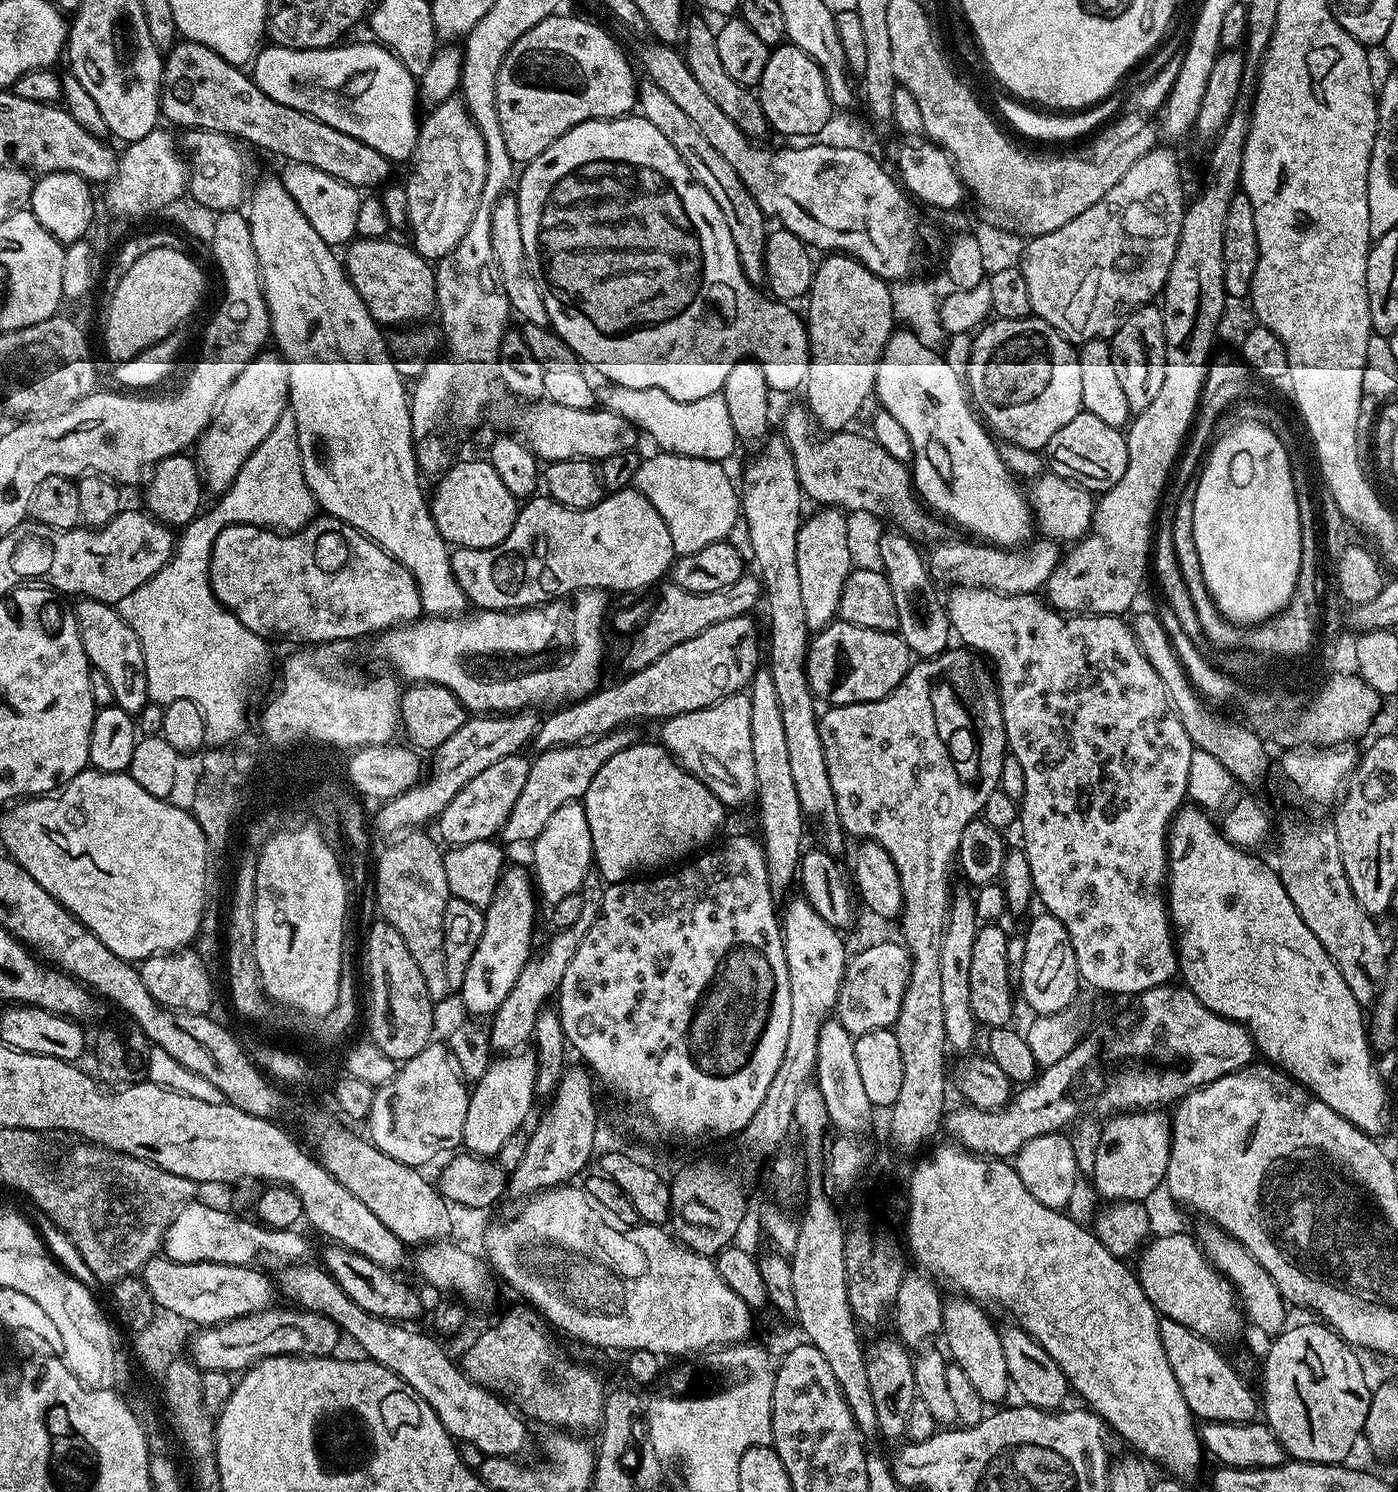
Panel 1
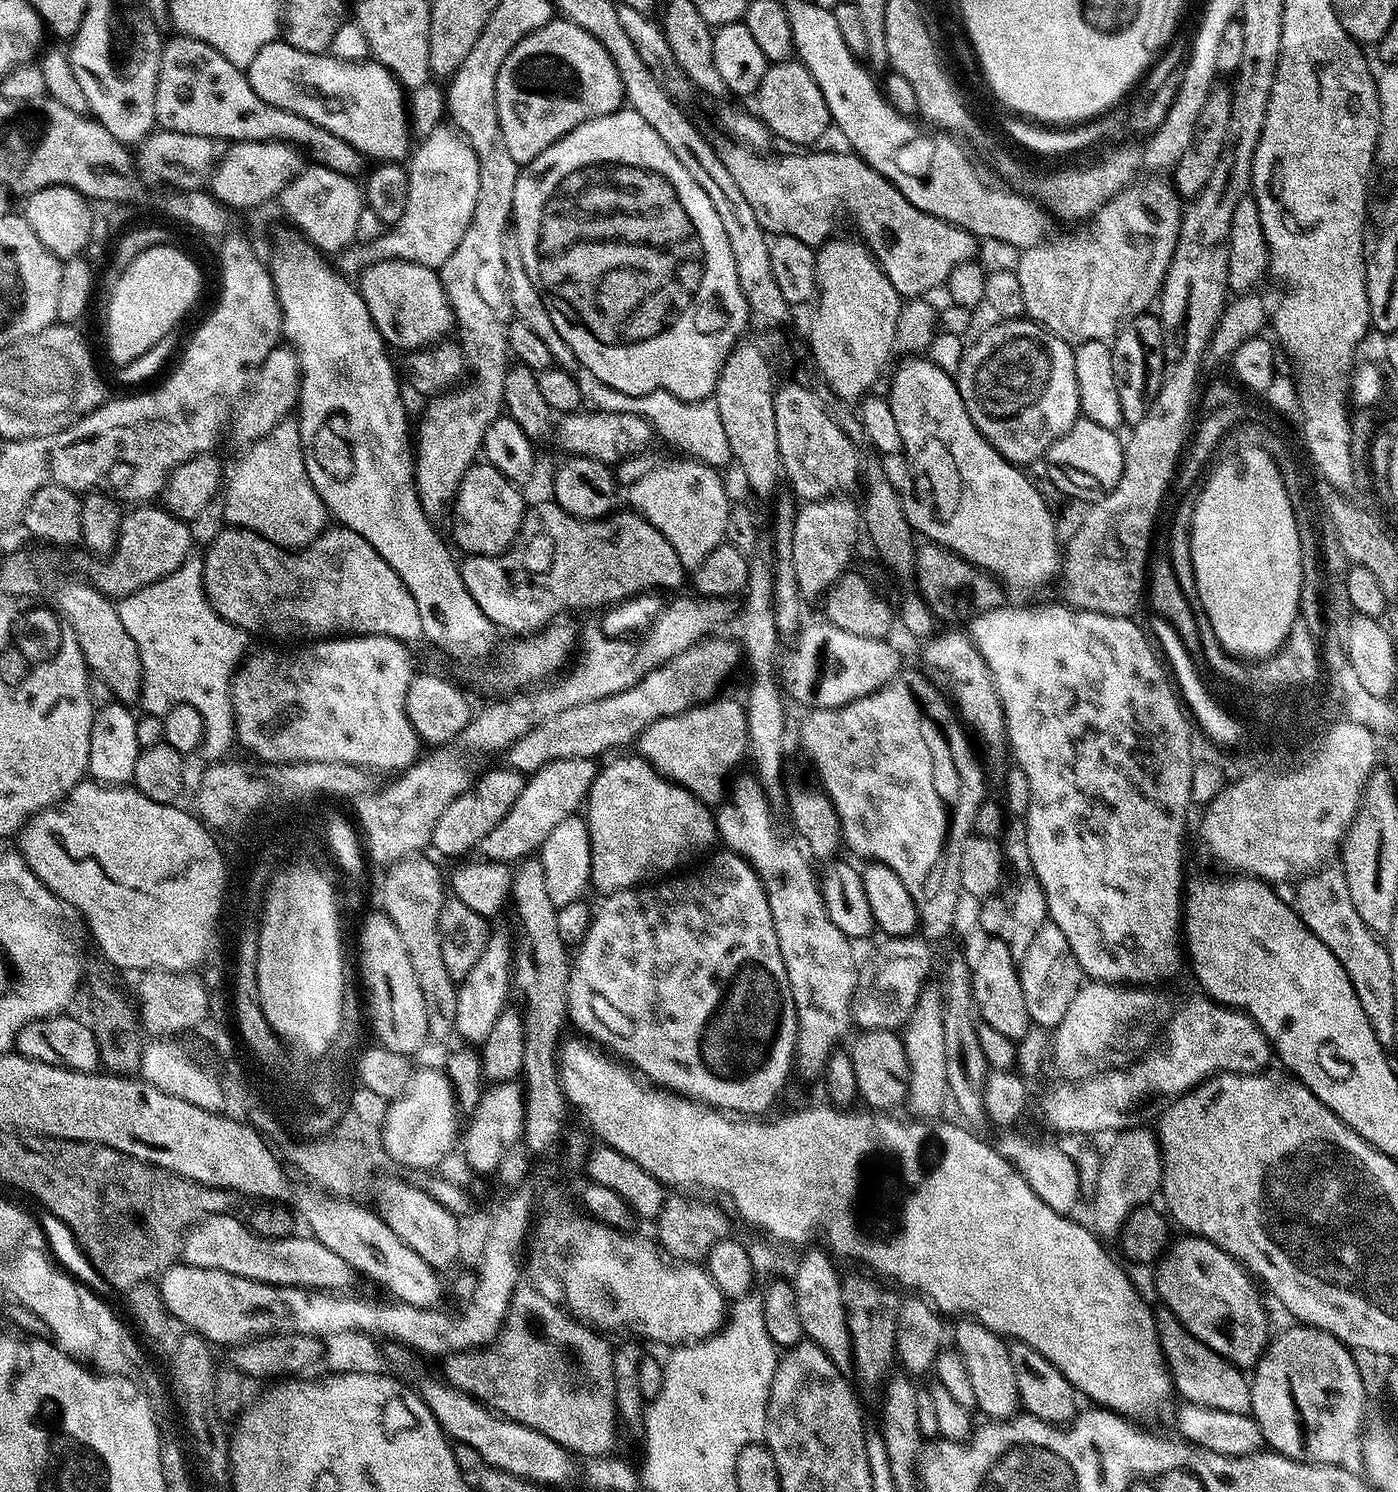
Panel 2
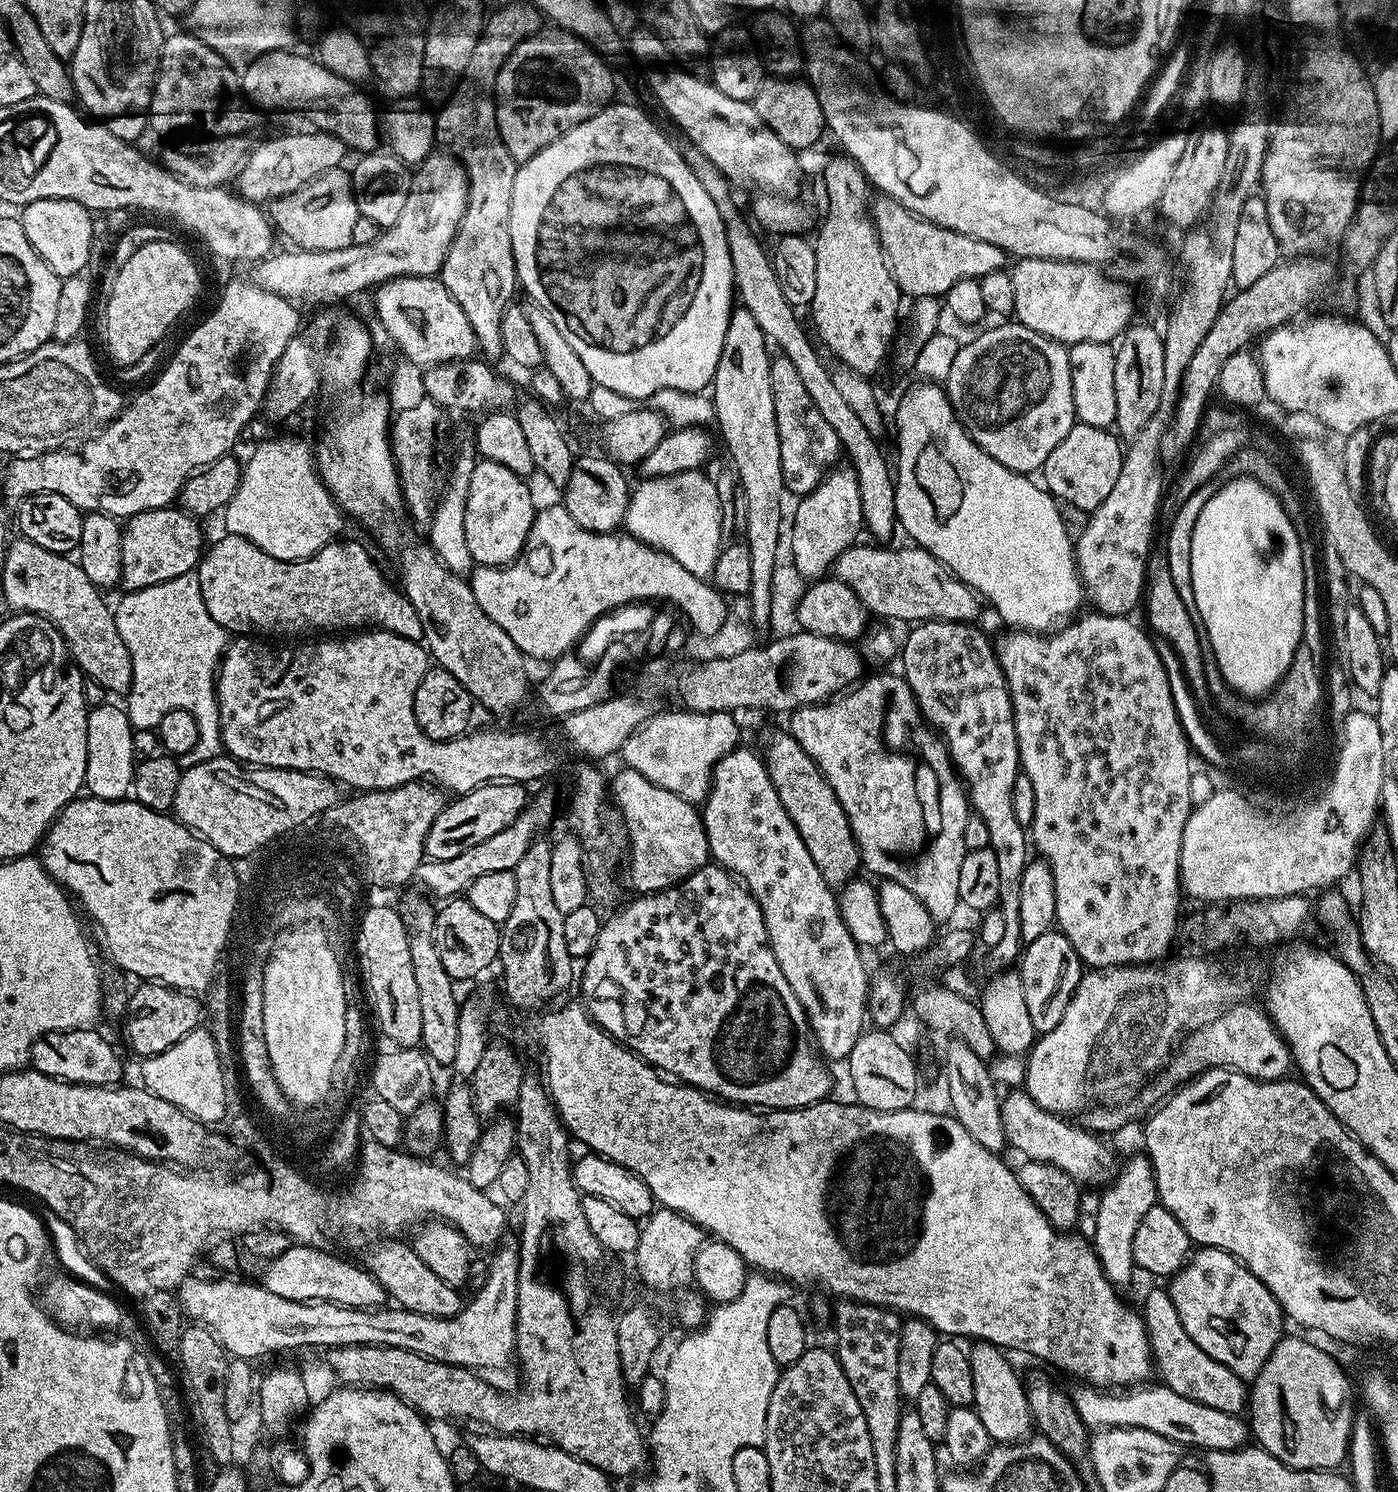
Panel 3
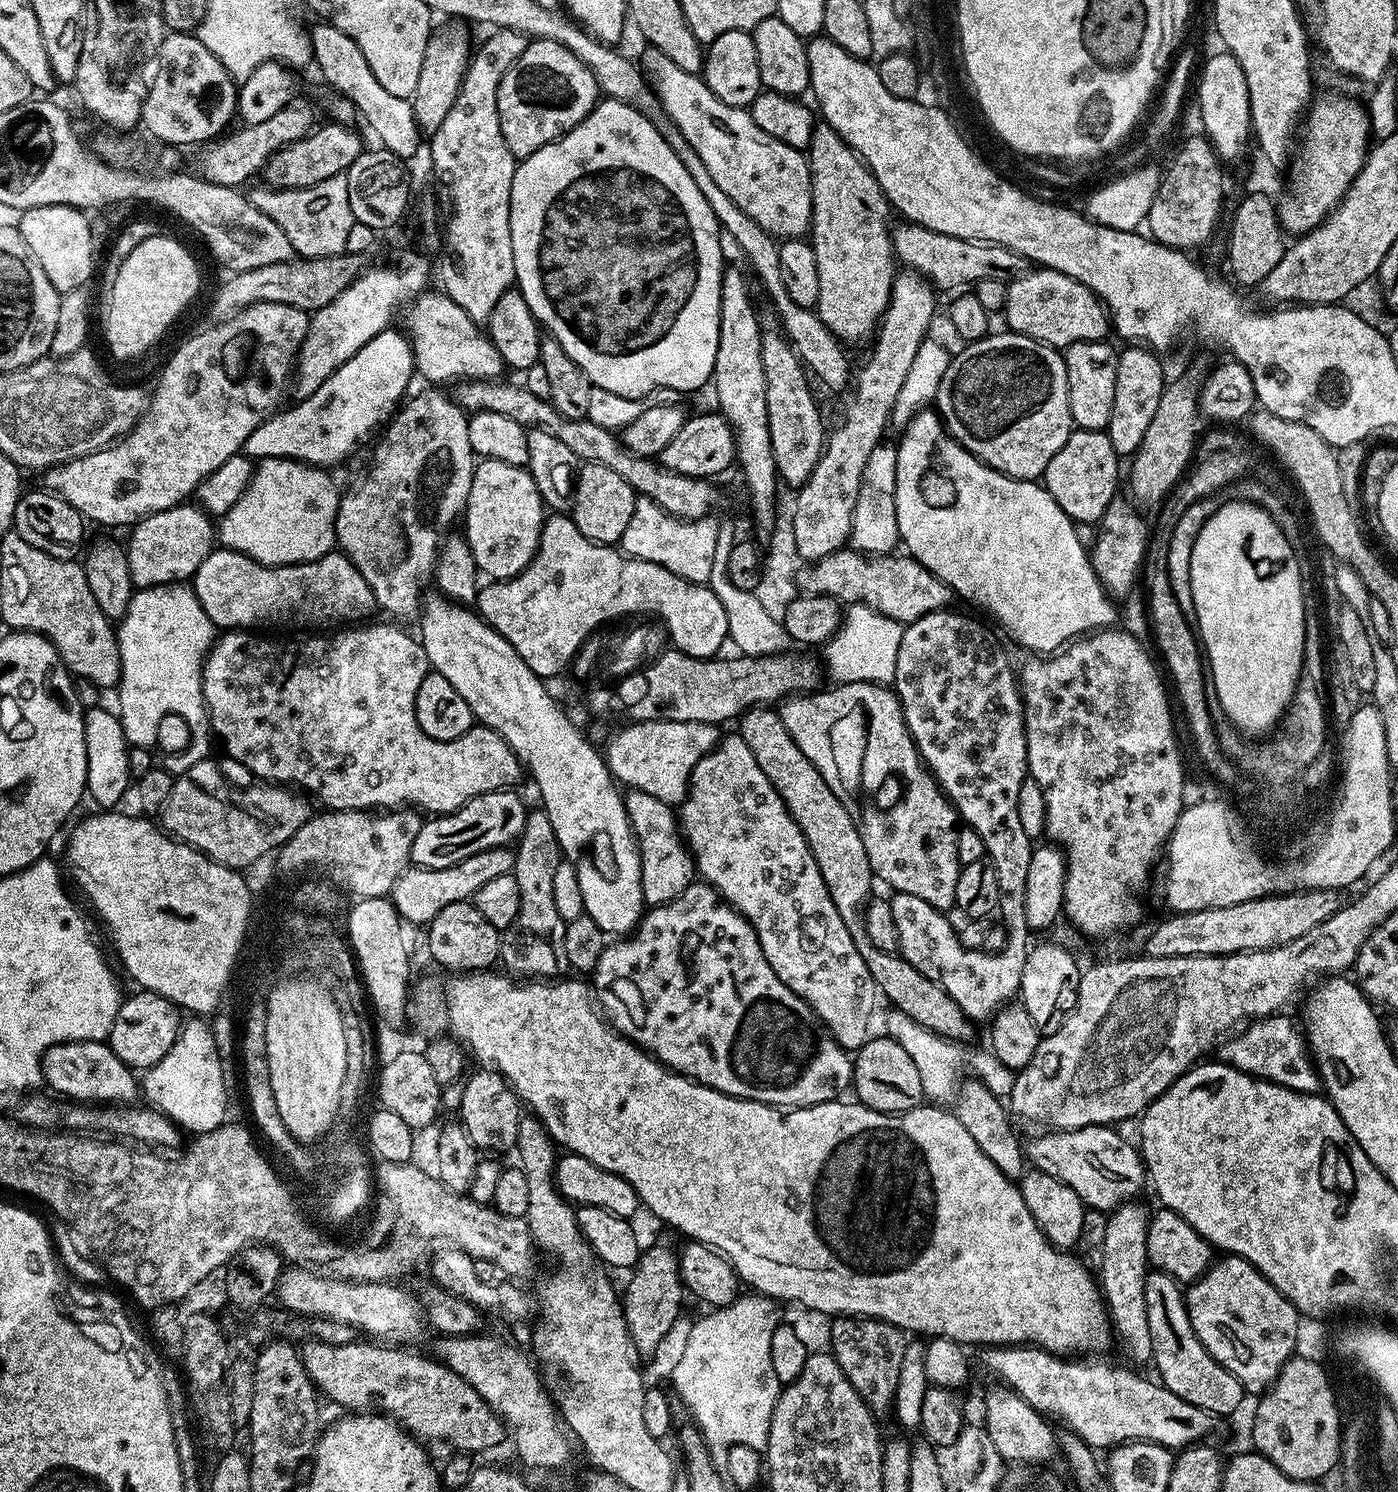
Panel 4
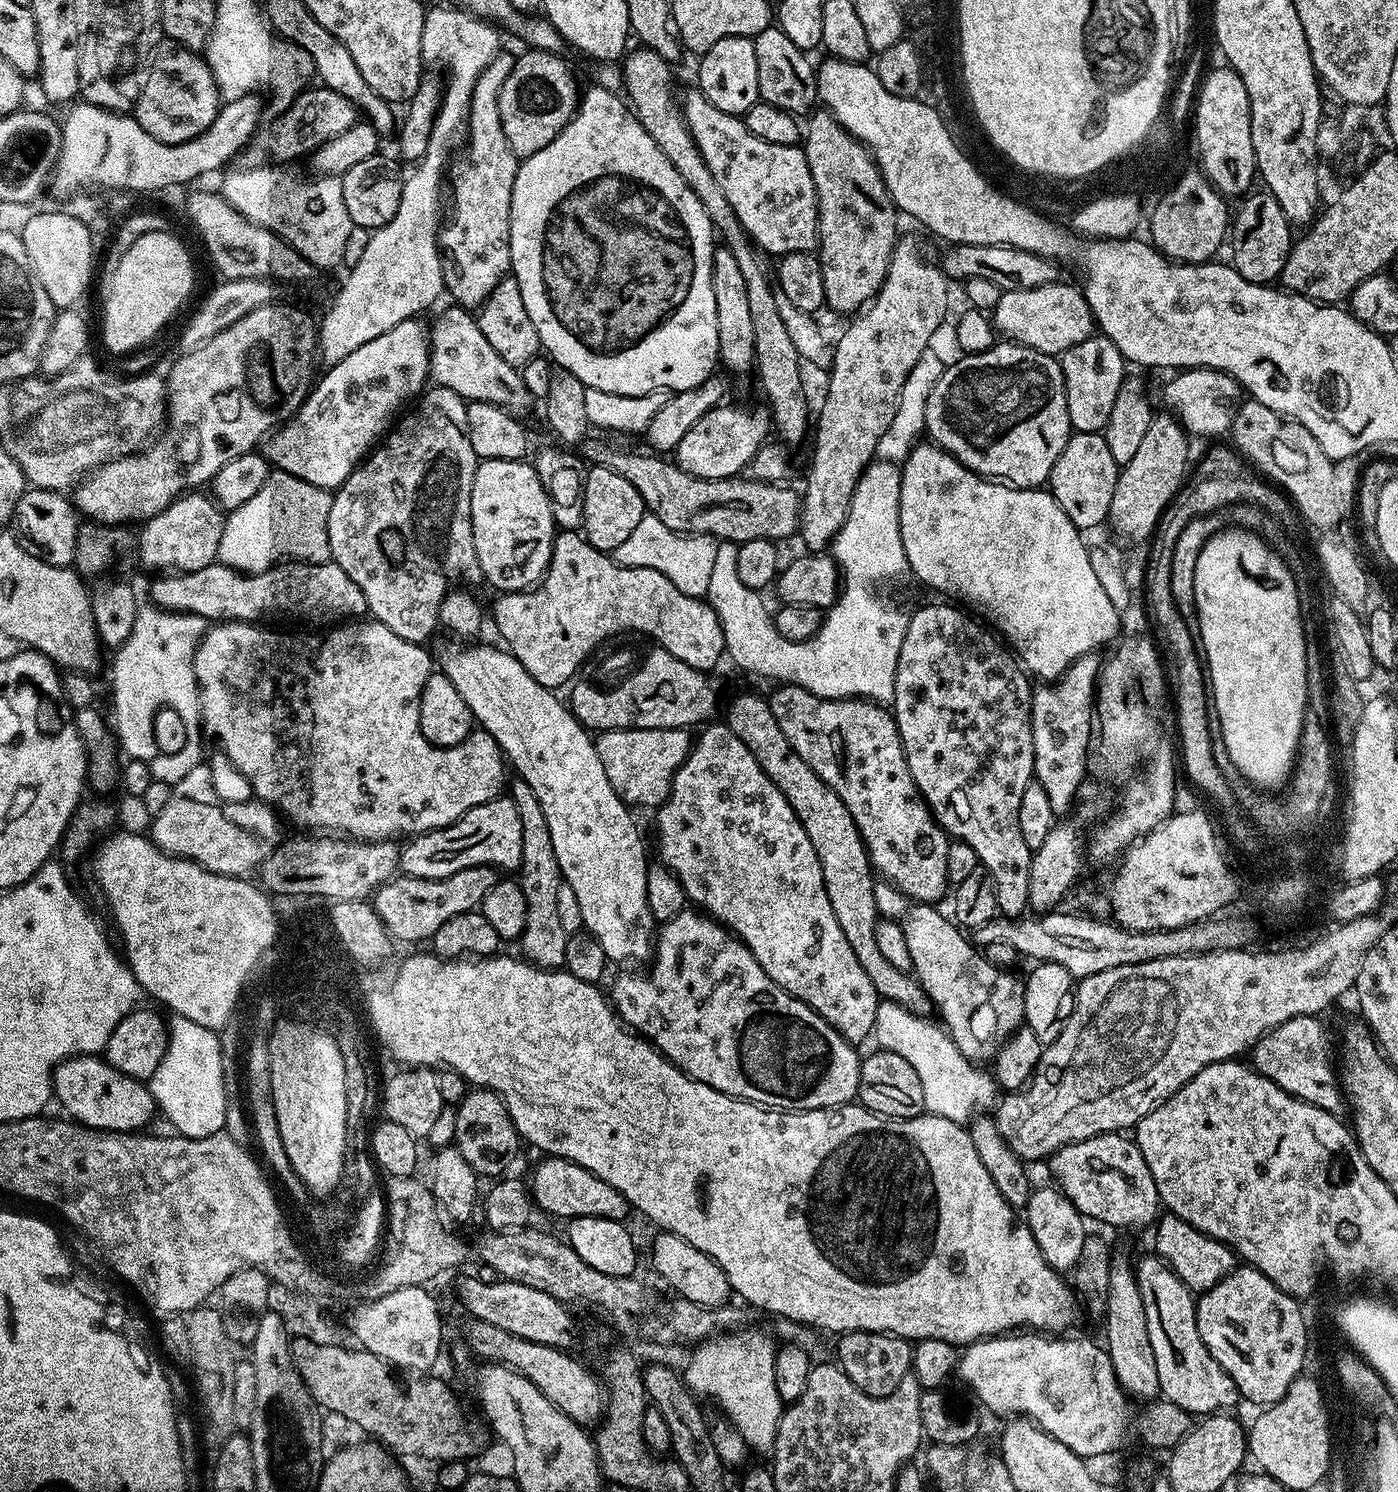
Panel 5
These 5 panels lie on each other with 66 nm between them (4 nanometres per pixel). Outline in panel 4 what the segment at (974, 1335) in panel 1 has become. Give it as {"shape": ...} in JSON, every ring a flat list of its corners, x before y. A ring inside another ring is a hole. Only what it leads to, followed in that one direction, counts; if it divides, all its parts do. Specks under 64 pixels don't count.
{"shape":[[1007,1386,995,1387,989,1390,988,1397,984,1400,982,1424,988,1429,990,1439,994,1442,995,1449,998,1450,1002,1460,1005,1462,1013,1460,1016,1464,1032,1464,1028,1466,1040,1466,1043,1465,1040,1464,1043,1460,1050,1459,1052,1455,1055,1457,1058,1452,1058,1436,1055,1431,1052,1433,1051,1426,1053,1427,1053,1425,1036,1409,1029,1406,1018,1393,1013,1392,1011,1388]]}

